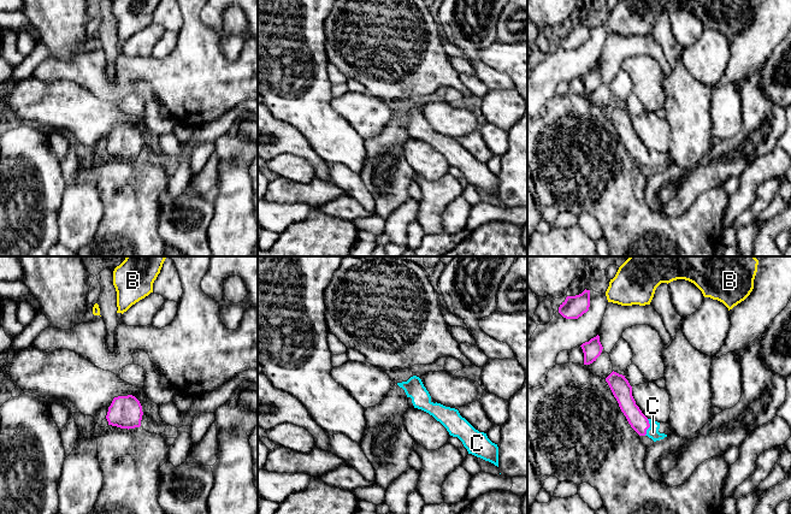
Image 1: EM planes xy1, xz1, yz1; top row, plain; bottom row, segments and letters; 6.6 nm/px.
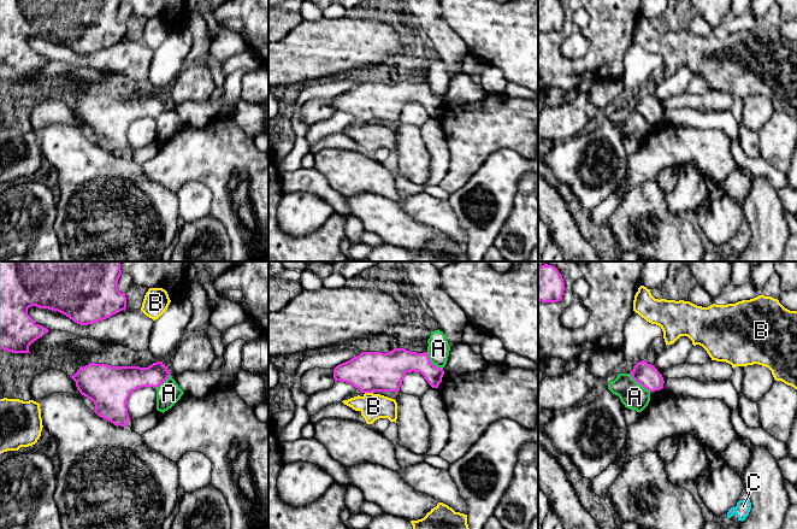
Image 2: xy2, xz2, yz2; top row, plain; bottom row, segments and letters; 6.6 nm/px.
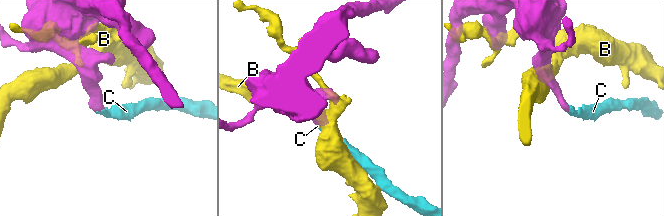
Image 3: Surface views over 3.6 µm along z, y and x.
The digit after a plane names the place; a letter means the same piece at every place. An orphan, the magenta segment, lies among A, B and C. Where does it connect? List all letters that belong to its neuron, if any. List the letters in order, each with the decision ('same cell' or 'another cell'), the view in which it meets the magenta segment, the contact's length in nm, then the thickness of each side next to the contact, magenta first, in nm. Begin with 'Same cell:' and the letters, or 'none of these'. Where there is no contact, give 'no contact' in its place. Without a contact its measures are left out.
Same cell: C
A: another cell; meets magenta in yz2; contact 190 nm long; 160 nm thick on the magenta side, 170 nm on the other
B: another cell; meets magenta in xz2; contact 60 nm long; 280 nm thick on the magenta side, 180 nm on the other
C: same cell; meets magenta in yz1; contact 110 nm long; 120 nm thick on the magenta side, 80 nm on the other

